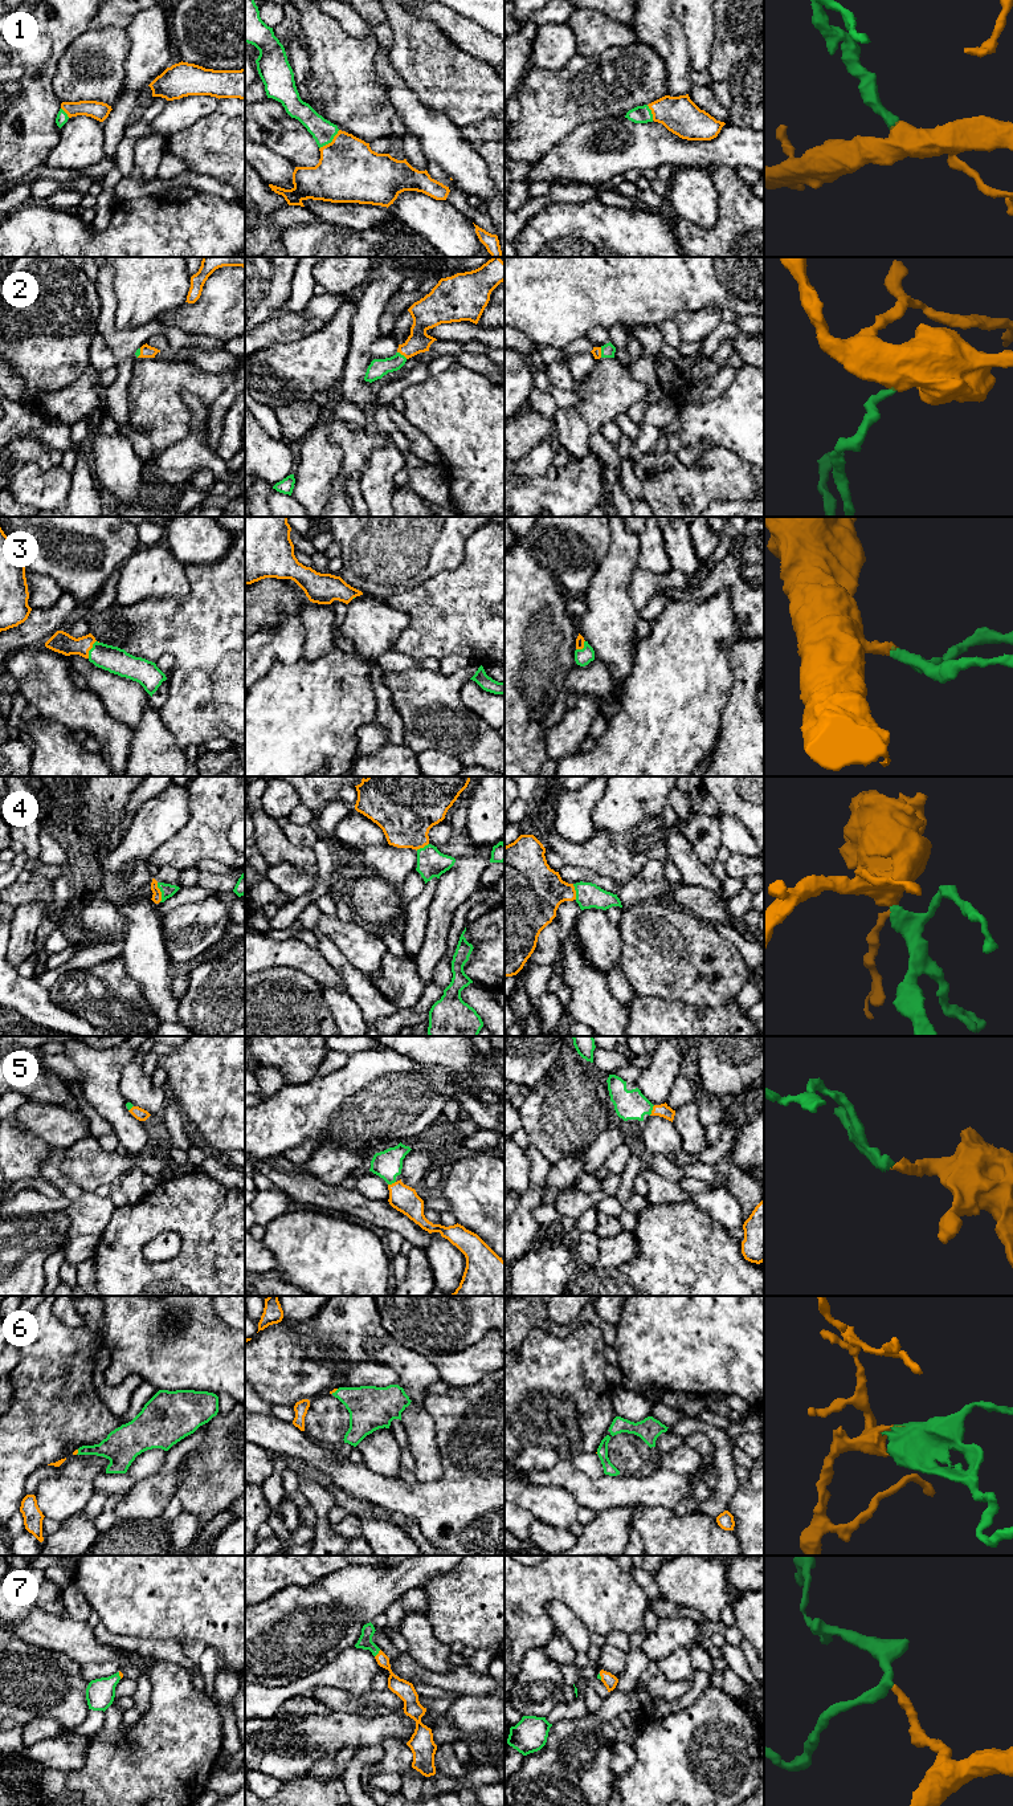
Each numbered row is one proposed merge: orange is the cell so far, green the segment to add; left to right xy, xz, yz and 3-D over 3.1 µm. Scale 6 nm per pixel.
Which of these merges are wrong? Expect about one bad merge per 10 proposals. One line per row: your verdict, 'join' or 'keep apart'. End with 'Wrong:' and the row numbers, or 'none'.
1: join
2: join
3: join
4: join
5: join
6: join
7: join
Wrong: none

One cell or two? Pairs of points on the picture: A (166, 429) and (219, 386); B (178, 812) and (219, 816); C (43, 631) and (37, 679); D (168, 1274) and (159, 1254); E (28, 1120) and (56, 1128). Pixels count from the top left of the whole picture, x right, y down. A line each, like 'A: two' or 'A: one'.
A: one
B: two
C: two
D: two
E: one

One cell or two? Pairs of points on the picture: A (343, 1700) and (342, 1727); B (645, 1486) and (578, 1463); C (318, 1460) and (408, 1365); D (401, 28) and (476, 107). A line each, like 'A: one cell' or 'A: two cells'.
A: two cells
B: two cells
C: two cells
D: one cell

